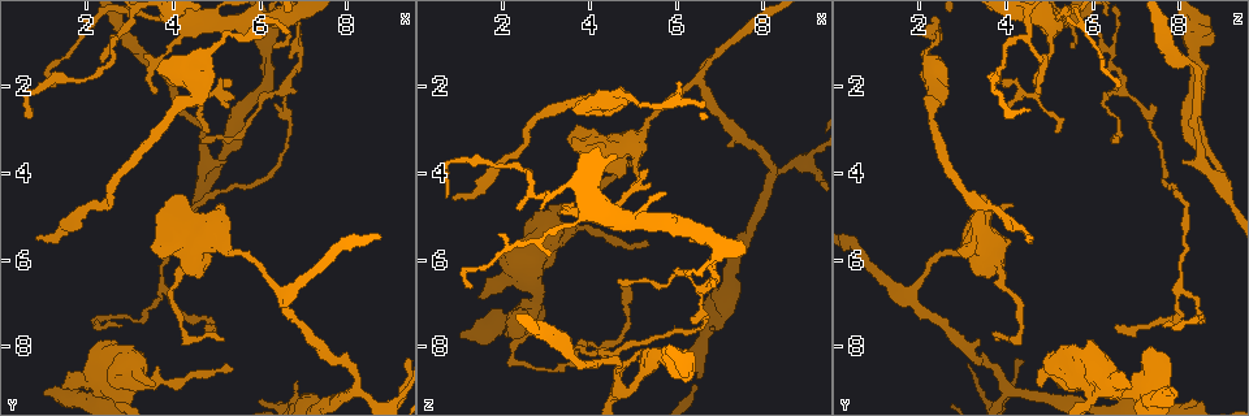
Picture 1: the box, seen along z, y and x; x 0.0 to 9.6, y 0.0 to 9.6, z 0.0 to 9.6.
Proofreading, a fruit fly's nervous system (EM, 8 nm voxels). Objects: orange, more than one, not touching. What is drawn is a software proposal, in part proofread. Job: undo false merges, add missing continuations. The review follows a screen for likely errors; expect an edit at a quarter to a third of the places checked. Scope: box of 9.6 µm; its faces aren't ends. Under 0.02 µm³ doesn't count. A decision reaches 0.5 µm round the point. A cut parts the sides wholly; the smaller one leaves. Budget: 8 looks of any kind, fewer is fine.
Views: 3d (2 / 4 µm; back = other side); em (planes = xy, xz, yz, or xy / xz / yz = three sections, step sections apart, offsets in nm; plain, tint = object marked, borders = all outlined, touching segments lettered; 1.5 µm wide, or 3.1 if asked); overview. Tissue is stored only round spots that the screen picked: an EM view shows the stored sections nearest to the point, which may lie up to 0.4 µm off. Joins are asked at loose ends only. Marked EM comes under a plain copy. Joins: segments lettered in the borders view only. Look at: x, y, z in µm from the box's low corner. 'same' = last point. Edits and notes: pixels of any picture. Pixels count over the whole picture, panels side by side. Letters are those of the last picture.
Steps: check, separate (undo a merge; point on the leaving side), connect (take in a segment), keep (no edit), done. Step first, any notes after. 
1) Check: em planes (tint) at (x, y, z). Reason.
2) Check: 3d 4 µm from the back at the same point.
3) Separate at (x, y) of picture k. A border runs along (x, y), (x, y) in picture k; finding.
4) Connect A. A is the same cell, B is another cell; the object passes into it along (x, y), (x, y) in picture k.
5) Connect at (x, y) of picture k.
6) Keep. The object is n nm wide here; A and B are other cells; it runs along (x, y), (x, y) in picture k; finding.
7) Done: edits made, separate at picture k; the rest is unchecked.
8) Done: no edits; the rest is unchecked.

Check: 3d 4 µm at (1.05, 9.05, 7.75). Thick end.

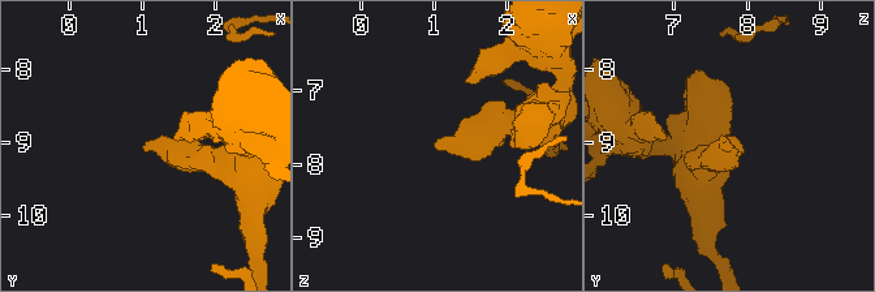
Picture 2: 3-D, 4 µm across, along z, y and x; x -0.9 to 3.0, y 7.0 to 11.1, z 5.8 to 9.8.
Check: em planes (borders) at (1.05, 9.10, 7.80). Need the tissue.

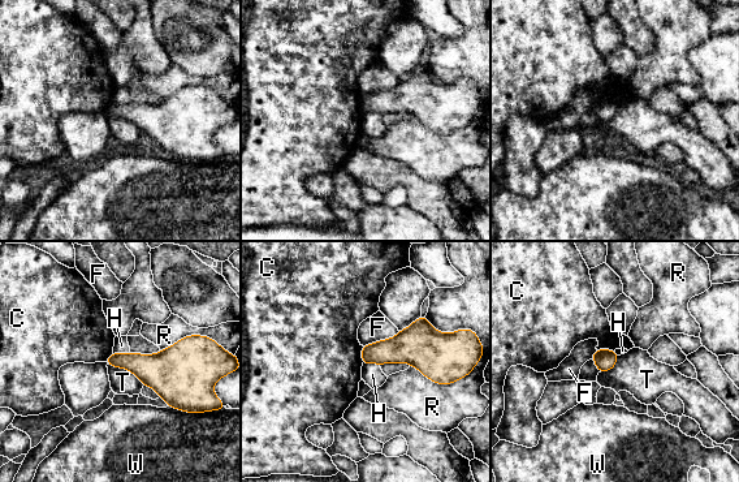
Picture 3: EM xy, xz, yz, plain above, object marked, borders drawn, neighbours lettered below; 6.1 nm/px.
Keep. C, F, H, R, T and W are other cells; a border runs along (107, 364), (130, 370), (143, 384) in picture 3; none of them fits.

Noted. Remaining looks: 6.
Check: 3d 4 µm at (5.10, 7.80, 3.80). Branch stops here.

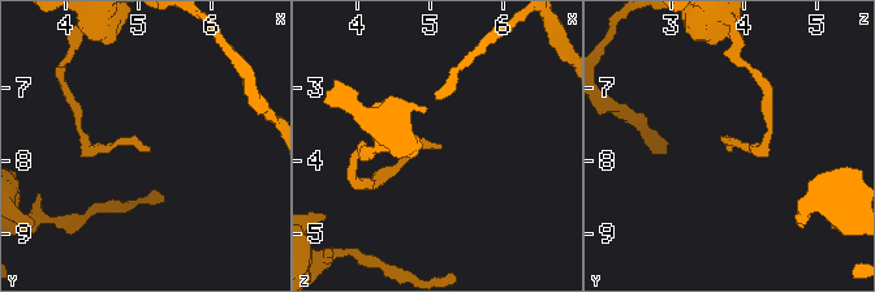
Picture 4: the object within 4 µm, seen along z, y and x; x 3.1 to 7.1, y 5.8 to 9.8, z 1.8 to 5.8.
Check: em planes (tint) at (5.20, 7.85, 3.80).

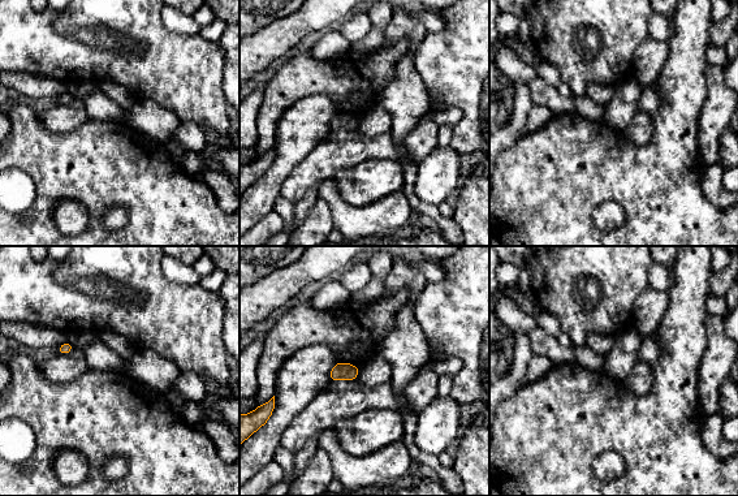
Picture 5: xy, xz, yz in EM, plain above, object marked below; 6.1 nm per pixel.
Check: em planes (borders) at the same point.

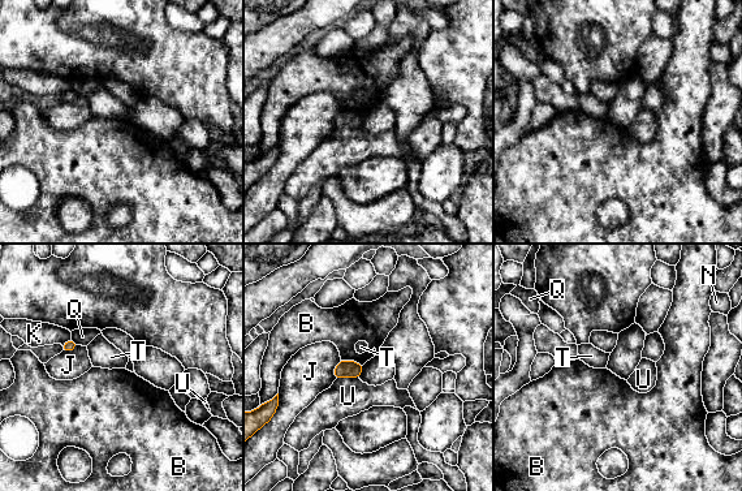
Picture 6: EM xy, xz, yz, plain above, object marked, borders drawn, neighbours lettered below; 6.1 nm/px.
Keep. B, J, K, N, Q, T and U are other cells; a border runs along (341, 358), (357, 361), (362, 365) in picture 6; no lettered segment goes on from it.

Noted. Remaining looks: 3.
Check: em planes (borders) at (5.35, 5.80, 2.90). Sudden change in width.

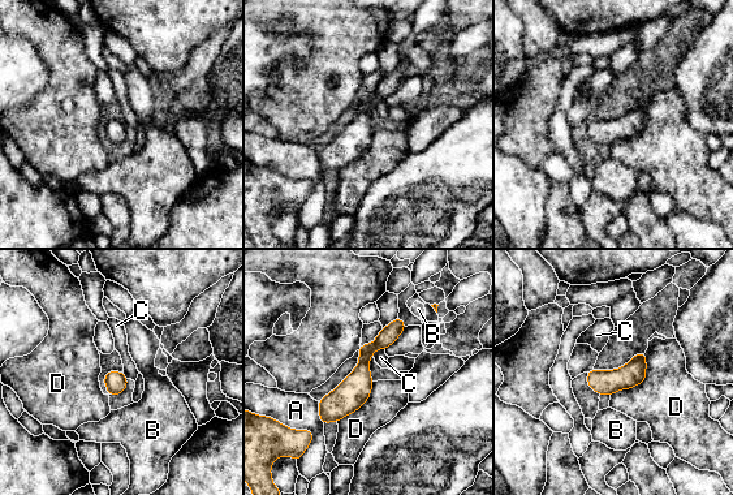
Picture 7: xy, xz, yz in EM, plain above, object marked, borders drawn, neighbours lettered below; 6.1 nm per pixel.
Keep. A, B, C and D are other cells; it runs along (399, 322), (323, 418) in picture 7; one neuron here.

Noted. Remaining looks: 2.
Done: no edits; the rest is unchecked.

